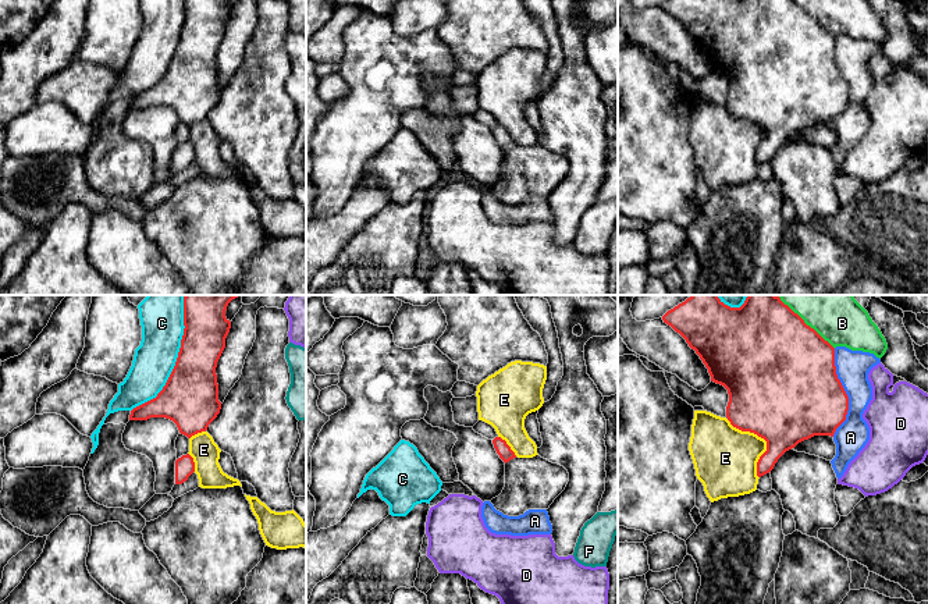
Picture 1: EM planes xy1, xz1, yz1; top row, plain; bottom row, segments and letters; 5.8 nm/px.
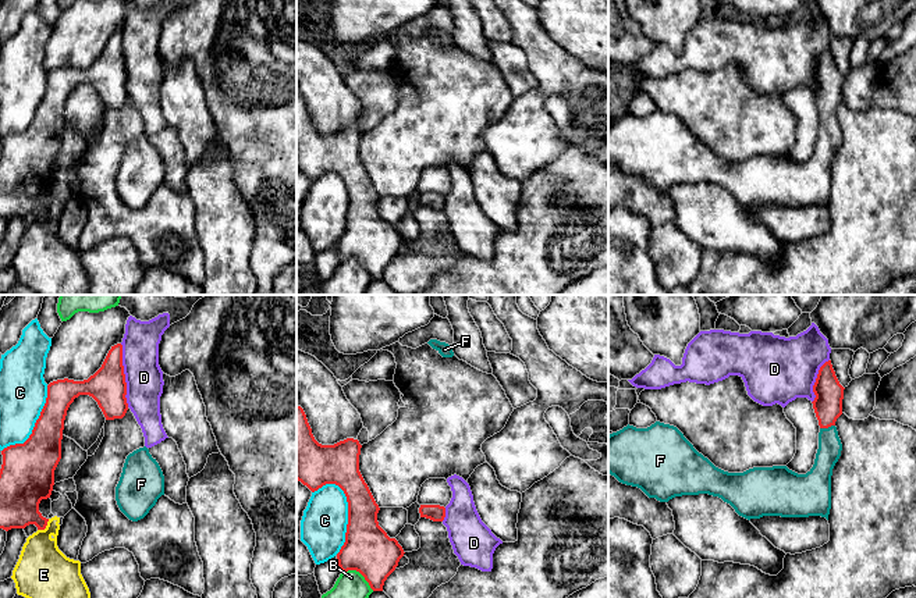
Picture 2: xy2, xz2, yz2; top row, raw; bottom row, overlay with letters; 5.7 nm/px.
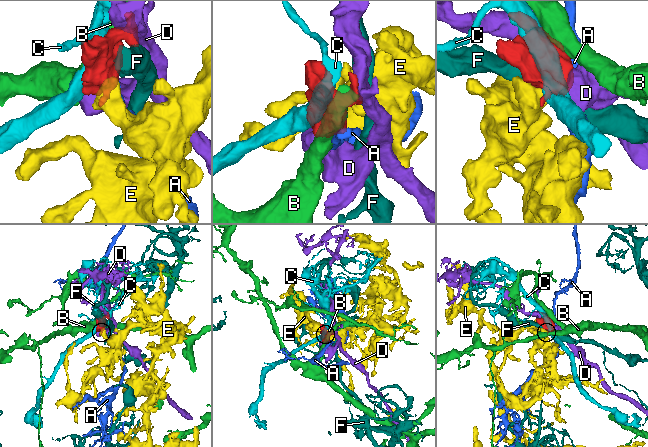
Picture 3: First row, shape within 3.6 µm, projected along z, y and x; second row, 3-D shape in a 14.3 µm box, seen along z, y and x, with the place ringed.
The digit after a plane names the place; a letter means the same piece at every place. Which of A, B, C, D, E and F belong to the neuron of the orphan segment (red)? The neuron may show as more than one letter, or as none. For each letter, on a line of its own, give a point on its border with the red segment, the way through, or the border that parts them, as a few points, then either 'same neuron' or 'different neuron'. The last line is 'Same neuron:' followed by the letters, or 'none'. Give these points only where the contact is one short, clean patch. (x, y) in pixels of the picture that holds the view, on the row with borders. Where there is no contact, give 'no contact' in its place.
A: meets red in yz1 at (845, 393); different neuron
B: meets red in yz1 at (804, 323); different neuron
C: meets red in xy1 at (177, 358); different neuron
D: meets red in xy2 at (124, 376); different neuron
E: meets red in yz1 at (764, 439); border along yz1 (726, 419), (765, 441), (765, 451), (757, 462), (758, 478); different neuron
F: meets red in yz2 at (827, 427); runs through yz2 (827, 405), (827, 427), (830, 447); same neuron
Same neuron: F

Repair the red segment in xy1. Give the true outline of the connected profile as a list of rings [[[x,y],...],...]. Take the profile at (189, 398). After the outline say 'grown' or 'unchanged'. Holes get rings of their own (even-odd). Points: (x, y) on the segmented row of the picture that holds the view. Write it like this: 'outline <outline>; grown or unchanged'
outline [[[184,296],[185,328],[175,366],[157,397],[134,408],[129,420],[166,418],[188,438],[207,430],[221,409],[216,367],[231,328],[225,310],[238,296]]]; unchanged

